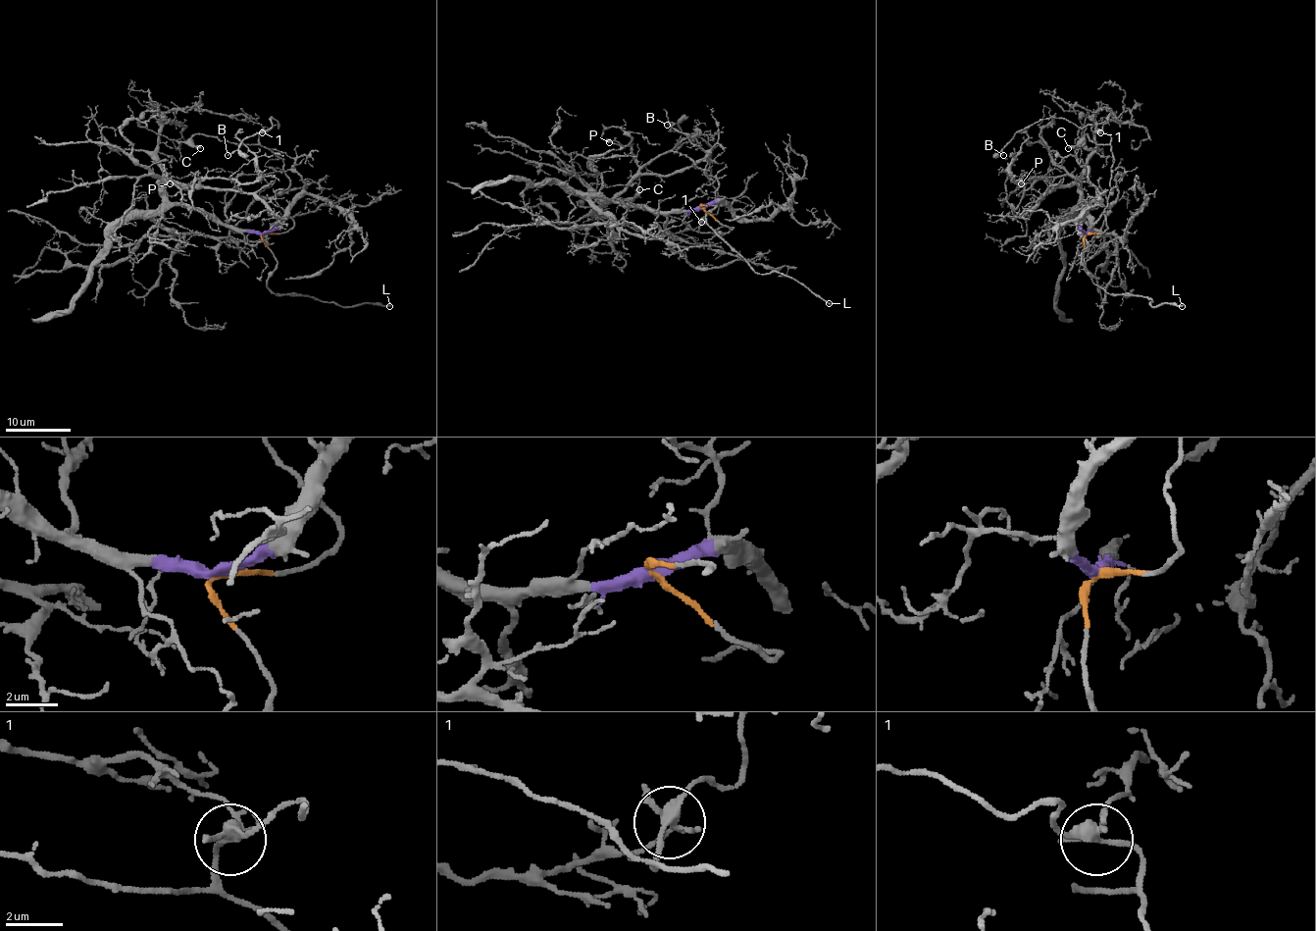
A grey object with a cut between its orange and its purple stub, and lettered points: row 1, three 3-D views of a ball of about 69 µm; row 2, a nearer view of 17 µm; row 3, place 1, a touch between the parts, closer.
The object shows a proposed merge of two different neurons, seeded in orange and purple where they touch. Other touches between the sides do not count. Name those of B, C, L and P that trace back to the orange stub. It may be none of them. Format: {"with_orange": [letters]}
{"with_orange": ["B", "C", "L"]}

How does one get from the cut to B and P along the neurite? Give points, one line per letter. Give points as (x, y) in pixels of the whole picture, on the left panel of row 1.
B: (264, 233), (294, 224), (275, 199), (289, 184), (283, 162), (259, 141), (278, 128), (274, 119), (227, 156)
P: (264, 233), (236, 232), (173, 204), (167, 189), (170, 181), (195, 184), (199, 180), (189, 189), (170, 183)

